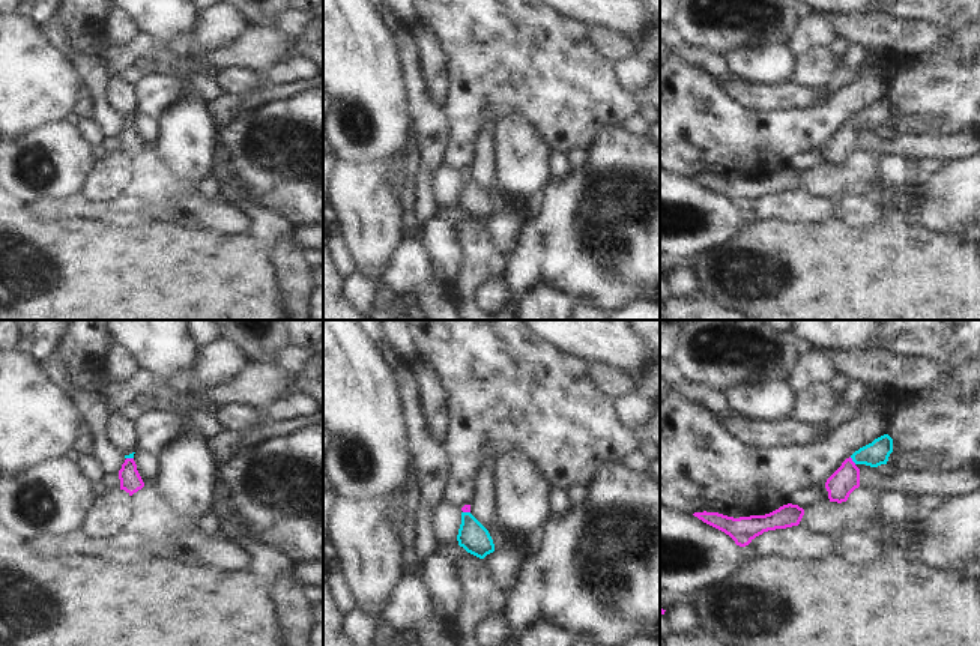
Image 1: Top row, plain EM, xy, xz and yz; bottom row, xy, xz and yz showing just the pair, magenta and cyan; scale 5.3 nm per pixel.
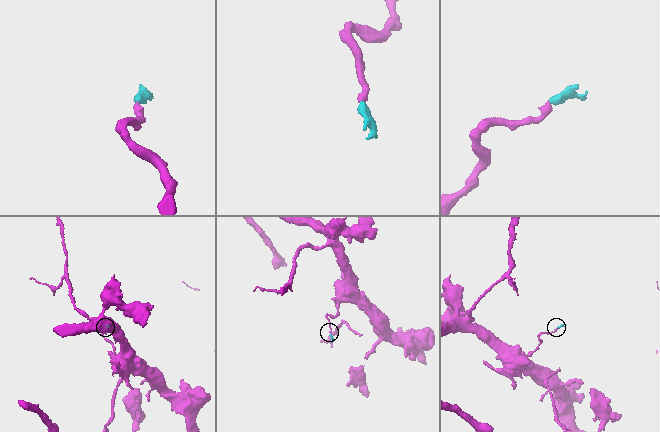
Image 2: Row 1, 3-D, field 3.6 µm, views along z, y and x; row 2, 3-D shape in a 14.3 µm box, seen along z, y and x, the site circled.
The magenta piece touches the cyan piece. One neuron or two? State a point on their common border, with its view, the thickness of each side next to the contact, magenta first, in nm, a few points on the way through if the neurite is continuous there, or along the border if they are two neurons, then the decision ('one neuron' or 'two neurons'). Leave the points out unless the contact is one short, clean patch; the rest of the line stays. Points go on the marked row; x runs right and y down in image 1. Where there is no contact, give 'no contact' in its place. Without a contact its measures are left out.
meets magenta in yz at (851, 460); 150 nm thick on the magenta side, 130 nm on the other; runs through yz (845, 479), (851, 460), (877, 452); one neuron

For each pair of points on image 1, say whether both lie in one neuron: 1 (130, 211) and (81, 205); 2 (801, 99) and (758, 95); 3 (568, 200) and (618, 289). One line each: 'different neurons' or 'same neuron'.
1: same neuron
2: same neuron
3: same neuron

